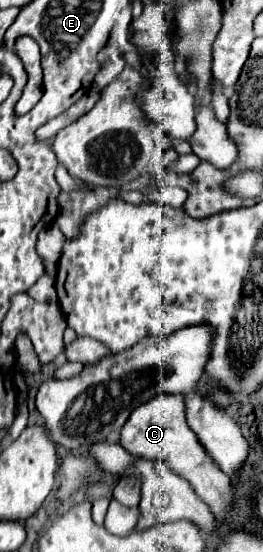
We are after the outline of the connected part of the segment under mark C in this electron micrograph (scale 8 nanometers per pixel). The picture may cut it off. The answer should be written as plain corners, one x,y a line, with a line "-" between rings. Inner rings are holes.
166,394
154,396
150,402
136,408
120,434
120,446
130,454
144,458
160,458
172,472
182,476
192,484
196,494
210,506
216,518
224,518
226,510
234,506
234,494
230,486
230,478
218,468
218,464
206,454
198,436
190,430
184,420
184,396
182,394

